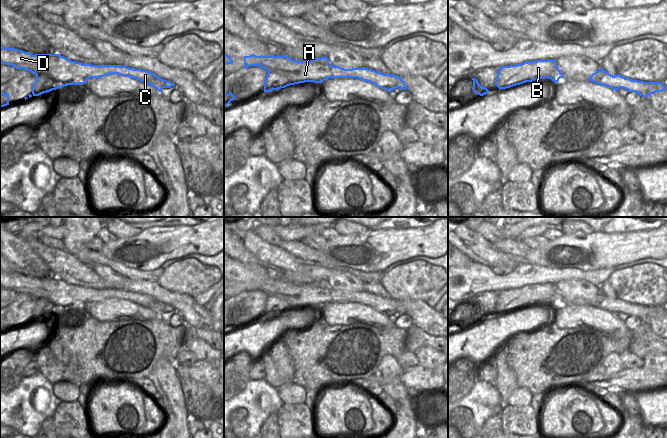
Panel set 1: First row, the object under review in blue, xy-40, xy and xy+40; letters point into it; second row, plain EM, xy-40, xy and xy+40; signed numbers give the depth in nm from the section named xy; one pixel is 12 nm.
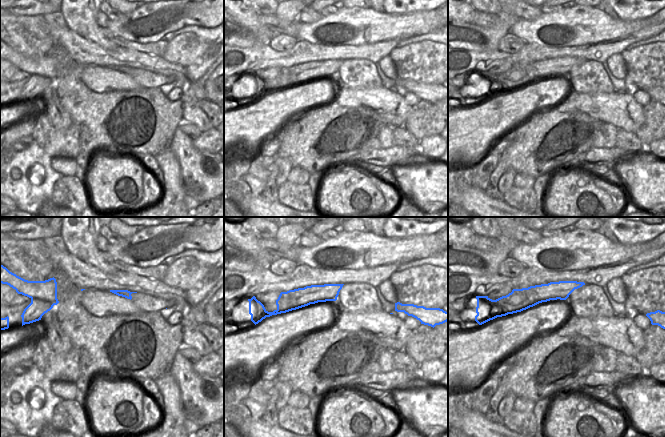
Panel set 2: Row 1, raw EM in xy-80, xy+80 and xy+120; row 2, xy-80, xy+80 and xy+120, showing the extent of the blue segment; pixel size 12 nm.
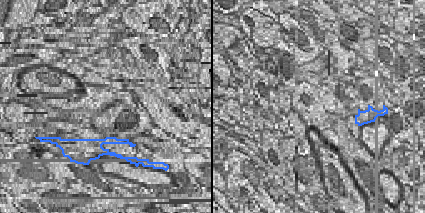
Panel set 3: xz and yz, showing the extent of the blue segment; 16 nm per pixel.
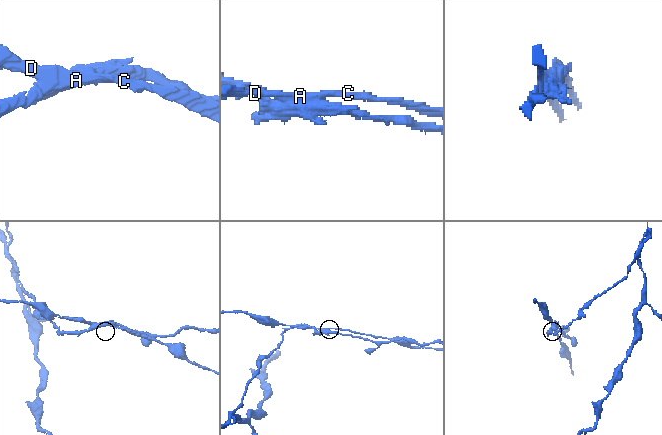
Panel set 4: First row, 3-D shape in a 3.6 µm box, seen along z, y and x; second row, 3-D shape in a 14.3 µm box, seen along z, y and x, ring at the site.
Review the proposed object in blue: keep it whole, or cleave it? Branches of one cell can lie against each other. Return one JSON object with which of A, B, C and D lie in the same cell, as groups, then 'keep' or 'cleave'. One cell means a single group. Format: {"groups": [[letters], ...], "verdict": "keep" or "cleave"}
{"groups": [["A", "C", "D"], ["B"]], "verdict": "cleave"}

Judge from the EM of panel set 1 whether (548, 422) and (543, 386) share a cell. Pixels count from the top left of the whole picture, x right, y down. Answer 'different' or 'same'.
different

